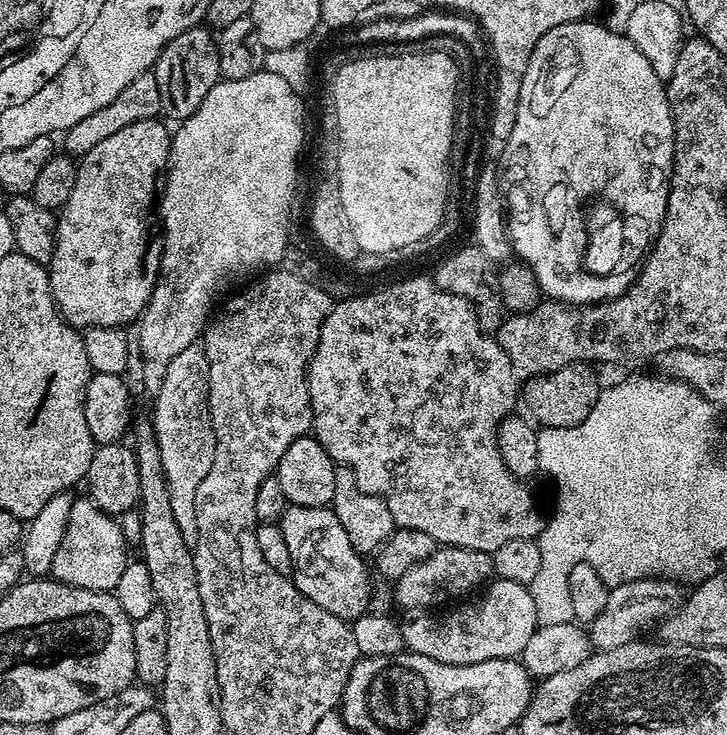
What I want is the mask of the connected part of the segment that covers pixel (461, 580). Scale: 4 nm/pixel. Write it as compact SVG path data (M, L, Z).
M437 547L422 562L410 566L402 578L395 581L396 604L405 608L408 614L420 614L425 610L436 610L439 604L447 600L456 600L467 592L472 592L476 587L487 585L493 579L492 558L489 553L478 550L466 550L465 548Z

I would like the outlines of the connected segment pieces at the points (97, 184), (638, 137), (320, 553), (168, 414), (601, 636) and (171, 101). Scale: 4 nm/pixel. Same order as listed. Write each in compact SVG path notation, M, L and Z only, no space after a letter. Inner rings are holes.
M160 118L134 122L79 157L74 190L56 217L56 245L52 263L47 265L52 301L61 316L77 330L94 326L124 328L131 320L132 323L139 321L156 288L156 277L160 274L162 232L154 205L172 149L170 128L163 122Z
M579 20L573 24L563 24L547 32L538 42L538 46L534 46L534 54L530 54L530 66L526 66L526 74L522 78L520 97L518 98L518 114L514 118L514 130L510 130L510 138L503 141L502 148L504 148L504 153L500 156L500 164L498 163L499 171L502 173L502 195L506 205L506 223L508 225L508 238L511 251L515 253L515 255L517 252L517 254L520 255L517 257L519 257L523 263L527 264L528 268L534 272L534 278L538 280L538 286L545 297L561 300L564 304L574 304L577 306L581 304L601 304L604 300L612 300L615 296L621 296L621 294L636 281L638 265L643 261L644 257L648 255L652 247L652 241L655 240L660 229L664 227L664 215L666 214L666 206L668 205L668 184L672 180L672 159L674 158L674 142L676 141L676 127L672 121L672 111L668 105L668 90L665 81L660 80L658 74L654 74L654 66L650 66L650 62L646 62L646 58L642 58L642 53L639 52L638 46L634 46L634 42L630 42L627 35L621 34L619 31L613 30L603 23L600 23L601 25L592 23L596 22ZM584 212L586 215L592 216L590 224L584 221ZM612 222L620 224L620 230L622 230L620 256L618 256L616 264L612 266L612 270L606 270L606 272L592 272L589 261L586 259L590 252L590 230L598 230L598 228L608 226L608 224L612 224Z
M289 506L286 514L279 520L282 538L286 538L286 546L290 546L290 558L292 559L293 584L310 602L318 602L322 610L330 610L340 620L349 622L357 620L359 616L369 611L368 603L372 600L372 584L368 581L368 568L364 565L365 557L354 550L350 542L350 534L342 530L342 522L338 522L336 513L331 507L311 508L310 506Z
M203 343L186 346L186 350L170 362L162 390L158 390L154 404L156 409L150 413L150 419L158 438L158 450L162 450L162 466L166 470L170 490L170 510L174 510L174 522L178 522L178 530L182 530L182 538L195 545L198 538L198 486L202 478L210 474L216 449L212 415L208 409L208 359Z
M645 578L611 589L606 598L606 607L590 626L593 649L602 652L614 650L615 647L635 641L643 628L650 627L652 623L653 627L657 622L671 616L682 603L680 588L679 583L668 578Z
M197 26L178 34L163 50L154 65L158 94L162 94L160 107L165 117L173 116L176 122L182 122L198 106L202 106L202 98L210 94L210 90L220 83L222 77L218 66L218 50L216 36L207 27Z

